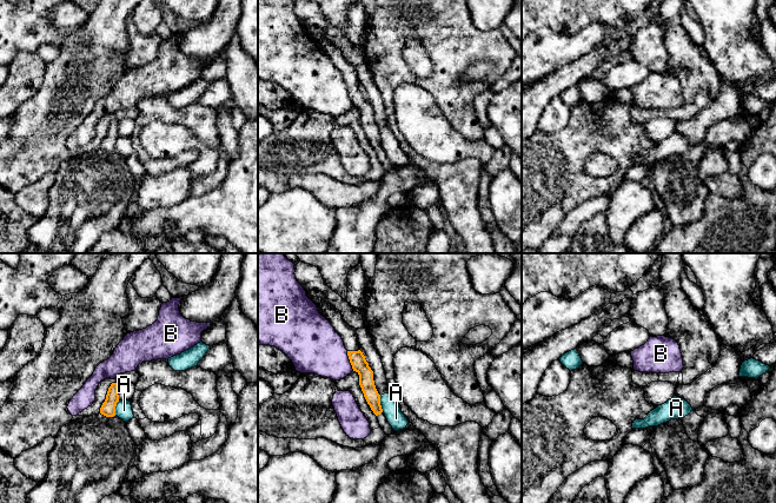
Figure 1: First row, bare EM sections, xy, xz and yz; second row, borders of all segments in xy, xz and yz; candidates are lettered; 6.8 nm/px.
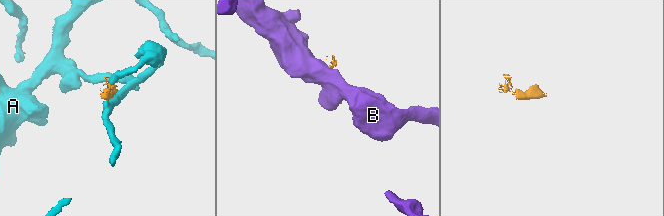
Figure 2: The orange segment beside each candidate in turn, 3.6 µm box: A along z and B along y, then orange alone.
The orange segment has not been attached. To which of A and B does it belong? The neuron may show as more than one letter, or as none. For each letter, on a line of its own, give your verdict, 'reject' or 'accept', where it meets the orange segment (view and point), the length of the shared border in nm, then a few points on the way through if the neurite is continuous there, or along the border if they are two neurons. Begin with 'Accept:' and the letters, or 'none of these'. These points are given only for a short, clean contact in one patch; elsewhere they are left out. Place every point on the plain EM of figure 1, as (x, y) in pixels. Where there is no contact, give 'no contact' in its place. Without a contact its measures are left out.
Accept: none of these
A: reject; meets orange in xz at (379, 140); contact 110 nm long
B: reject; meets orange in xz at (350, 97); contact 140 nm long; border along xz (346, 87), (353, 106)

